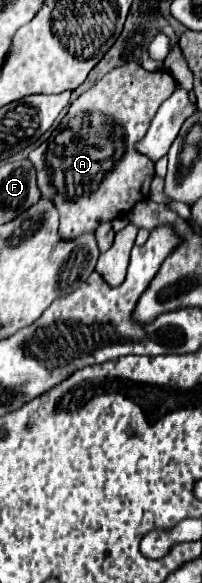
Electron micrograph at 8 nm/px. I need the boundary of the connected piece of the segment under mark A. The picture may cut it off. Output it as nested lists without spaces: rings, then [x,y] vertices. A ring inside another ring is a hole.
[[[126,62],[72,102],[70,110],[76,112],[64,116],[54,130],[56,134],[28,154],[38,174],[42,198],[50,200],[60,214],[62,240],[92,234],[100,224],[114,216],[126,216],[140,200],[148,198],[154,160],[138,152],[136,144],[146,136],[160,104],[174,88],[176,80],[170,72],[148,72],[138,62]],[[96,138],[104,138],[100,146],[94,144]]]

